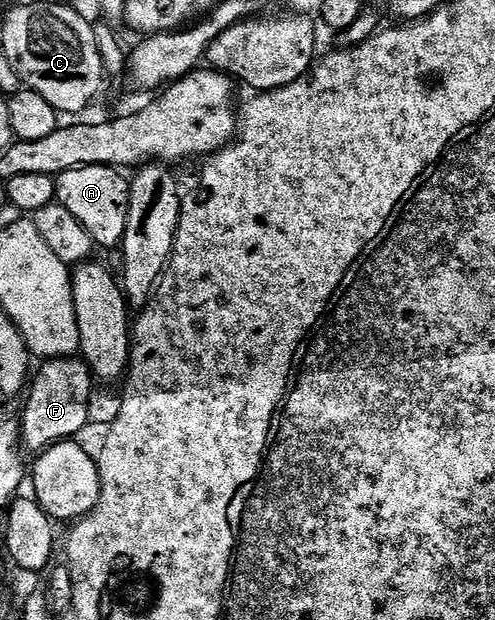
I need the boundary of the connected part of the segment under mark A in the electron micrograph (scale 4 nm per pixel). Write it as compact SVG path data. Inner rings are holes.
M88 165L75 171L61 173L55 179L55 201L78 220L94 246L116 250L125 237L129 210L130 182L120 177L116 168Z

